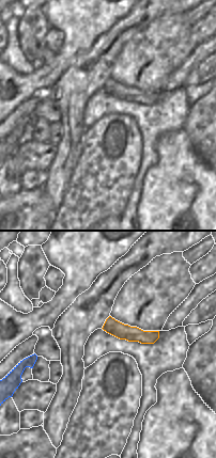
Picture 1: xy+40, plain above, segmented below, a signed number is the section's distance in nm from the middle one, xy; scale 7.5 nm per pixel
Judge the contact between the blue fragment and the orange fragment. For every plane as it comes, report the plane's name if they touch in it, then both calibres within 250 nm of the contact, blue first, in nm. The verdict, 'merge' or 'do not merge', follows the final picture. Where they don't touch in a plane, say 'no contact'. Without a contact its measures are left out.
no contact

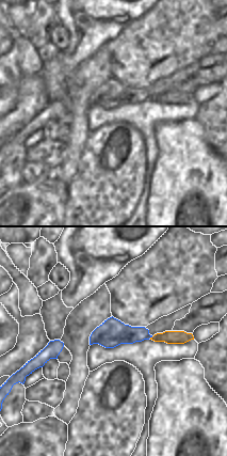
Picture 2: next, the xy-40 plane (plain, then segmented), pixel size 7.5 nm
xy-40 | 170/100 nm

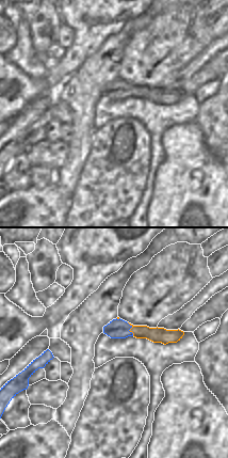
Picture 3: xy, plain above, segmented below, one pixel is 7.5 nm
xy | 140/110 nm

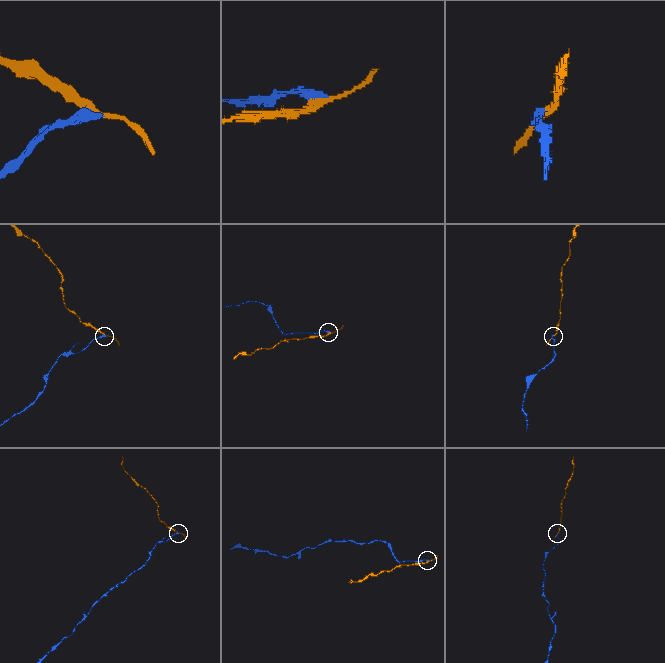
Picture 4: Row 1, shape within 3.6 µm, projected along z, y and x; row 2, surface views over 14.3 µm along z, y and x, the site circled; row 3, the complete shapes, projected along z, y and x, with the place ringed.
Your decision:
do not merge

